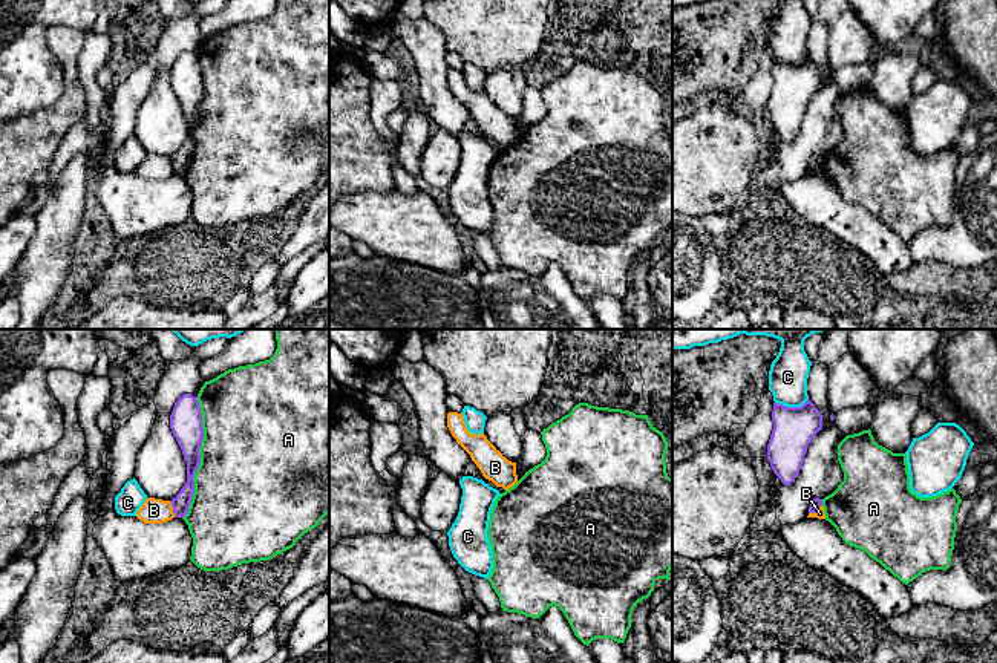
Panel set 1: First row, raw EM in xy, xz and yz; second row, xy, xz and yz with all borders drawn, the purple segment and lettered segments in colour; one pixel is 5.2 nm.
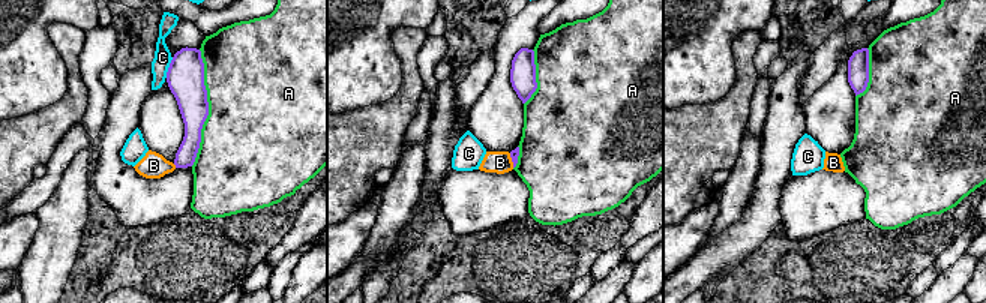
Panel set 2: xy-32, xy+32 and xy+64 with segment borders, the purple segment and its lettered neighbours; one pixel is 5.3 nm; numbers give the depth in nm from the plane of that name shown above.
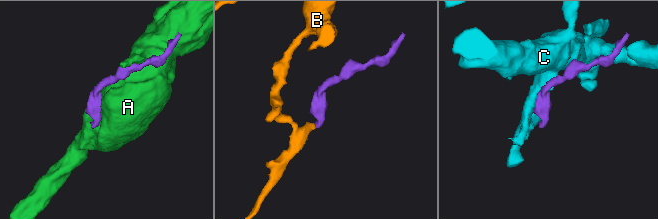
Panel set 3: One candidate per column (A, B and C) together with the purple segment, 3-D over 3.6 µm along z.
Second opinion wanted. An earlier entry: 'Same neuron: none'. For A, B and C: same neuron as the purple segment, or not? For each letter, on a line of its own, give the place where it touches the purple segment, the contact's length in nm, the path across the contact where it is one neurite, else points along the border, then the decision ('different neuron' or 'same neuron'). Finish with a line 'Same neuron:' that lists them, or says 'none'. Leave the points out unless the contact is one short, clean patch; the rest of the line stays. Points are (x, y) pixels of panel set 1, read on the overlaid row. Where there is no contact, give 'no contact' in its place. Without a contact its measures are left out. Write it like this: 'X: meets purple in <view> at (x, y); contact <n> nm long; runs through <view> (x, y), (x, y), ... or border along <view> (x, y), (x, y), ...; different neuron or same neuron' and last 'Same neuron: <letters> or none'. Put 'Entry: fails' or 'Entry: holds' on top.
Entry: holds
A: meets purple in xy at (199, 458); contact 650 nm long; different neuron
B: meets purple in xy at (173, 509); contact 90 nm long; border along xy (169, 501), (175, 516); different neuron
C: meets purple in yz at (791, 408); contact 180 nm long; different neuron
Same neuron: none

